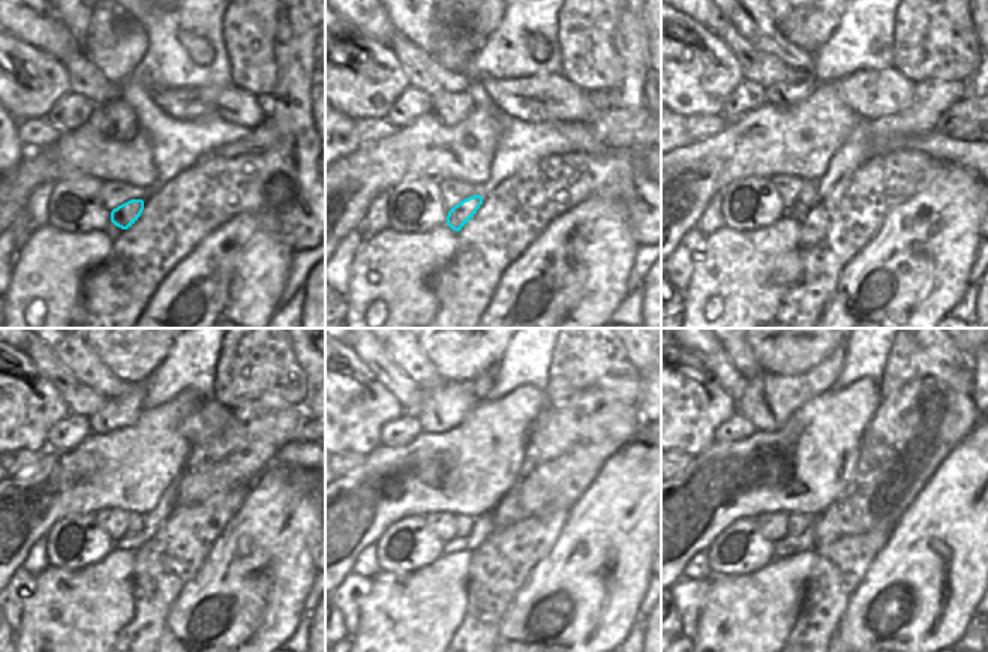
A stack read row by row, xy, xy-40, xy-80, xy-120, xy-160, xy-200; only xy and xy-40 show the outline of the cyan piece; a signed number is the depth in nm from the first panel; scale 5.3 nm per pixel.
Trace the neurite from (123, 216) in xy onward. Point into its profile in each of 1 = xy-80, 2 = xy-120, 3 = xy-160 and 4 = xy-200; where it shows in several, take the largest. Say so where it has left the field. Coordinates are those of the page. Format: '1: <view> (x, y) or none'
1: xy-80 (808, 197)
2: xy-120 (134, 522)
3: xy-160 (464, 522)
4: xy-200 (798, 523)

